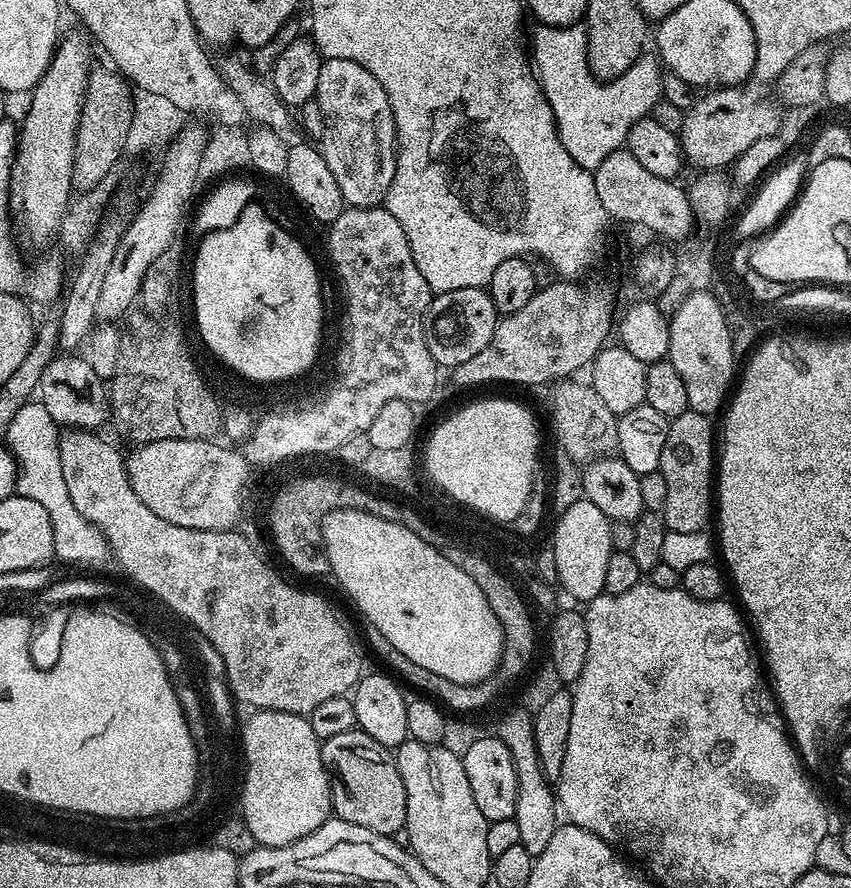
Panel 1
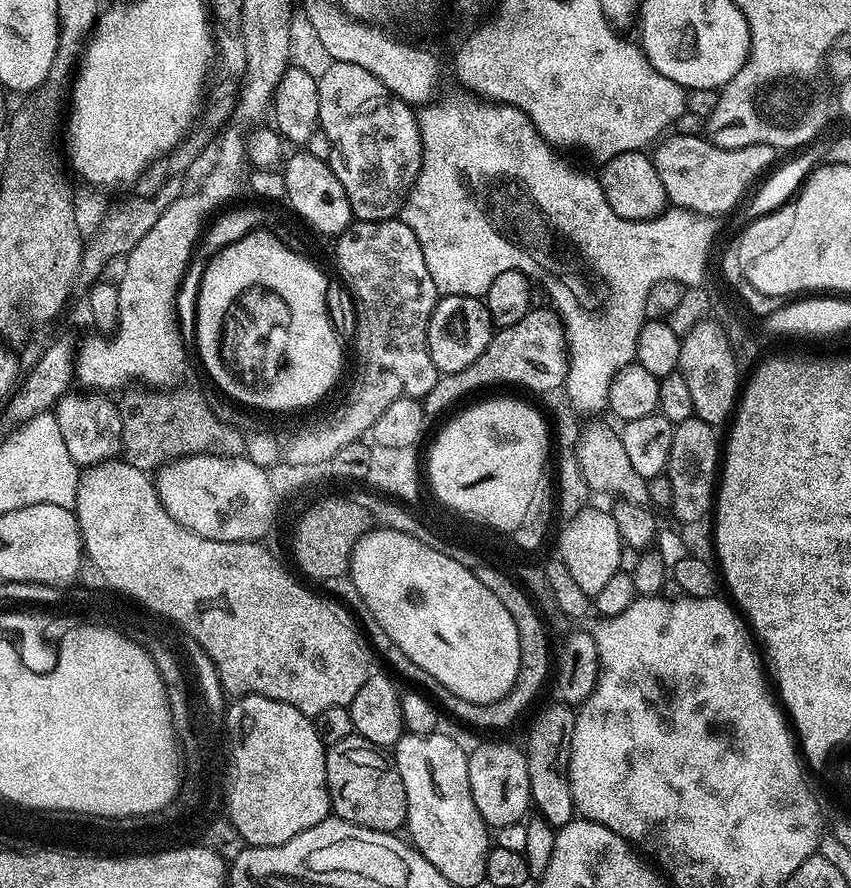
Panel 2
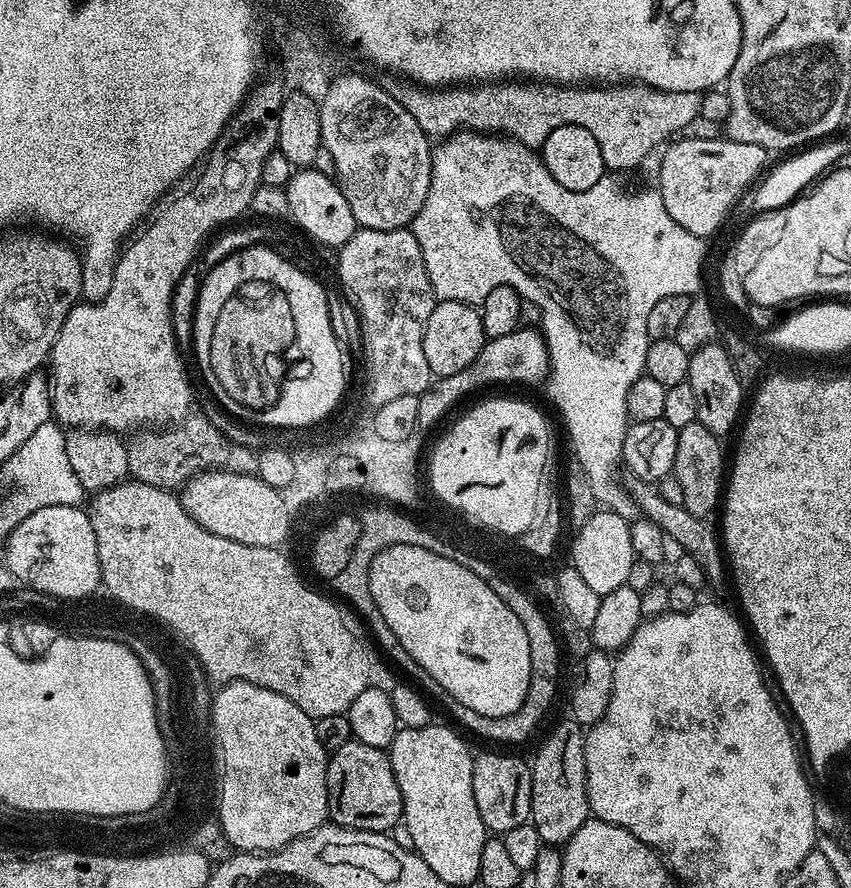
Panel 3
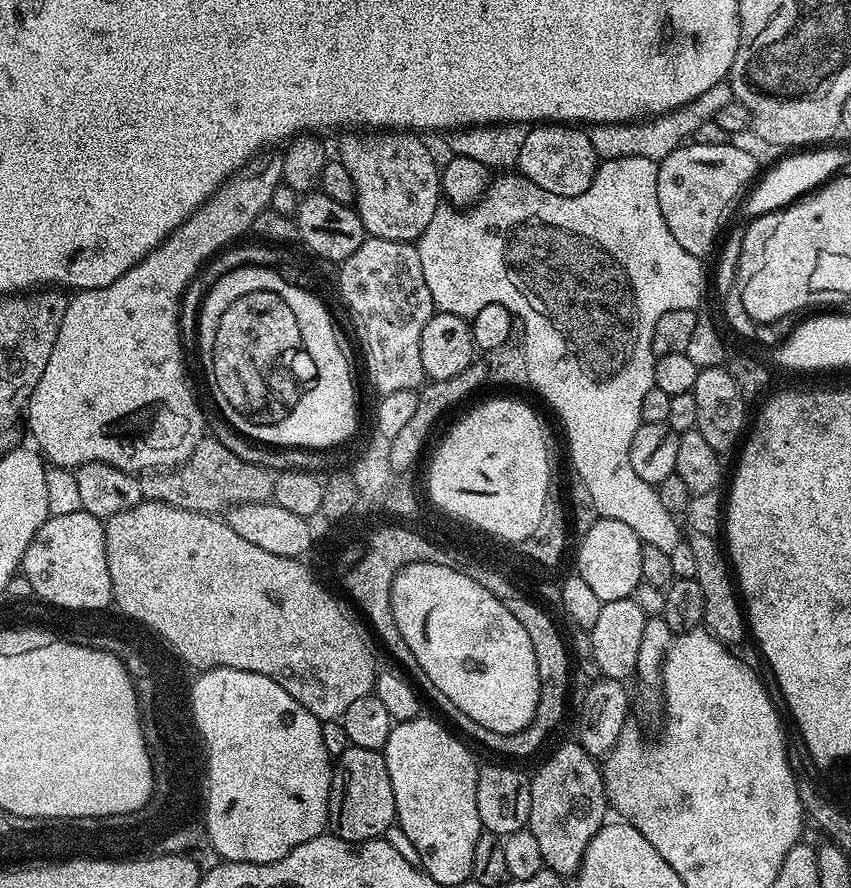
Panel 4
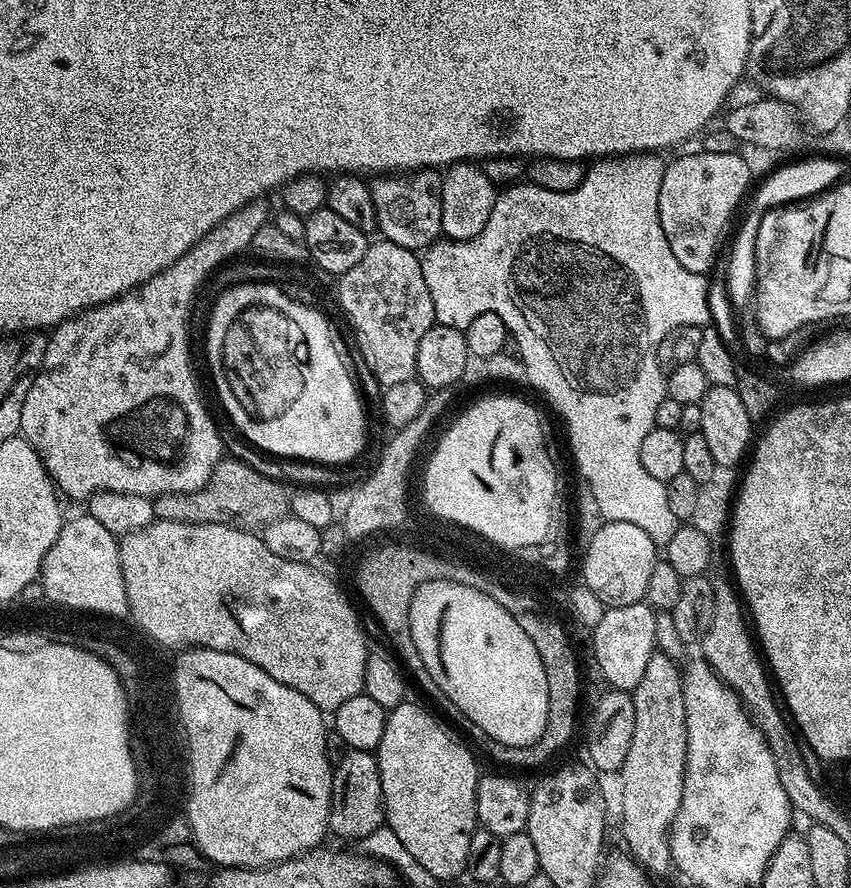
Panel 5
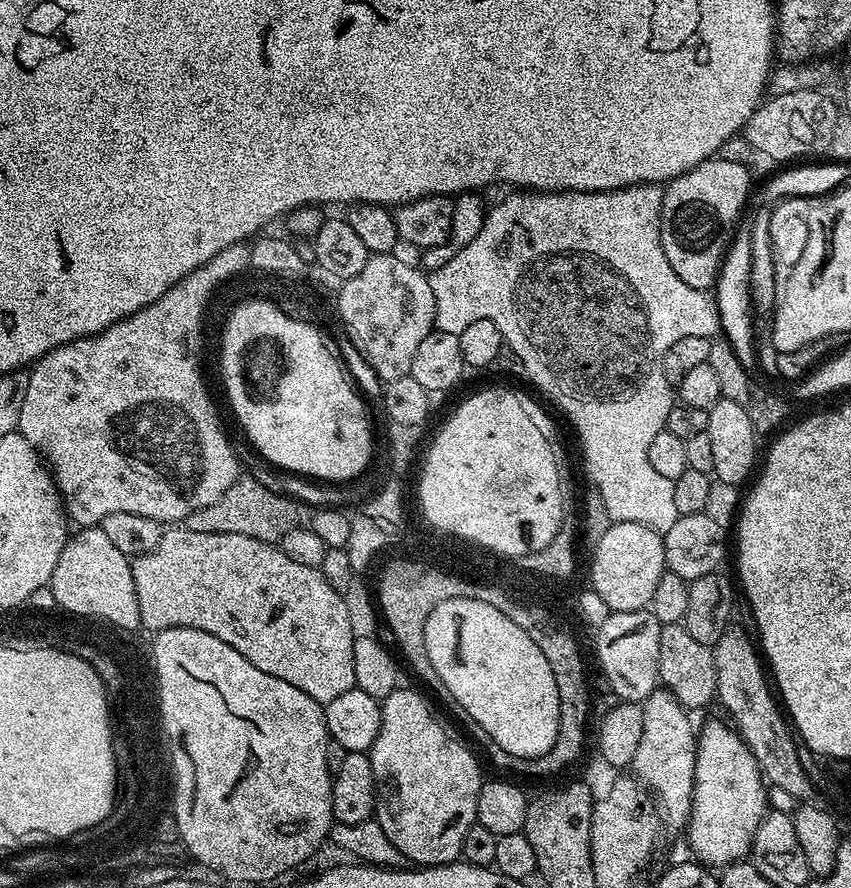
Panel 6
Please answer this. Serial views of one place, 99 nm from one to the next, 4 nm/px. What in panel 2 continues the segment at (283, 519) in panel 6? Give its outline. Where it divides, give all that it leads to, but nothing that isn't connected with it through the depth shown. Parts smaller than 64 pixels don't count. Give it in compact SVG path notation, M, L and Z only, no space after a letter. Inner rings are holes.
M148 390L152 392L128 392L124 401L119 401L122 418L122 456L128 463L145 470L157 469L169 460L193 454L223 454L226 456L245 455L245 433L239 432L235 423L220 421L200 396L199 391L164 392L168 390Z

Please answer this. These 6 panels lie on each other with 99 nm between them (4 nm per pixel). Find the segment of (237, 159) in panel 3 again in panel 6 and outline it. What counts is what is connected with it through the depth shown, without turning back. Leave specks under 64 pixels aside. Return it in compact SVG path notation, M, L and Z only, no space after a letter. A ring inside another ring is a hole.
M241 242L226 246L210 262L198 266L186 278L182 278L162 298L150 302L142 310L138 310L133 316L122 318L111 324L106 330L102 330L93 336L84 336L72 344L63 344L54 350L50 350L43 358L31 365L28 372L28 385L26 386L26 398L22 398L22 410L20 411L20 423L18 430L36 447L37 452L46 461L66 509L66 516L73 525L80 528L90 528L103 525L104 520L110 514L142 514L142 518L154 518L165 526L176 526L187 521L190 514L202 511L206 506L212 506L234 486L234 482L242 475L242 464L238 459L237 449L232 449L224 428L220 425L220 416L212 405L212 396L204 385L204 376L200 373L200 335L206 332L205 313L215 292L229 281L247 273L250 268L250 247Z

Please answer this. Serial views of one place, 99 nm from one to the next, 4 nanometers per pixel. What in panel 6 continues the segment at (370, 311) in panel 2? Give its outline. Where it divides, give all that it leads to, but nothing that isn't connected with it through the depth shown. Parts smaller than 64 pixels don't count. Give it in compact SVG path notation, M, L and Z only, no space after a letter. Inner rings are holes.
M392 252L369 255L366 266L339 285L340 297L336 300L349 342L380 382L412 375L418 345L436 328L431 279L416 264L407 264L396 255Z

